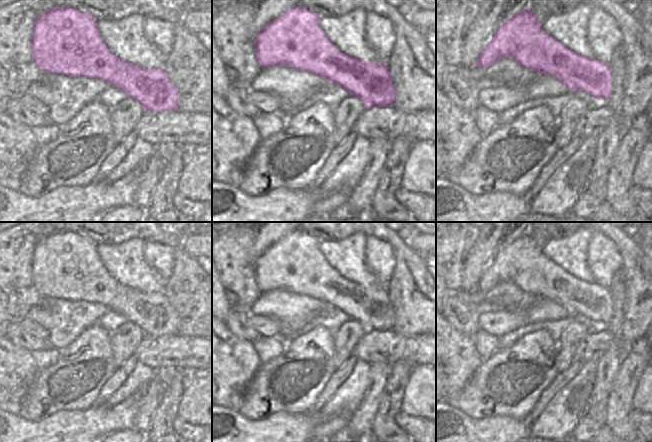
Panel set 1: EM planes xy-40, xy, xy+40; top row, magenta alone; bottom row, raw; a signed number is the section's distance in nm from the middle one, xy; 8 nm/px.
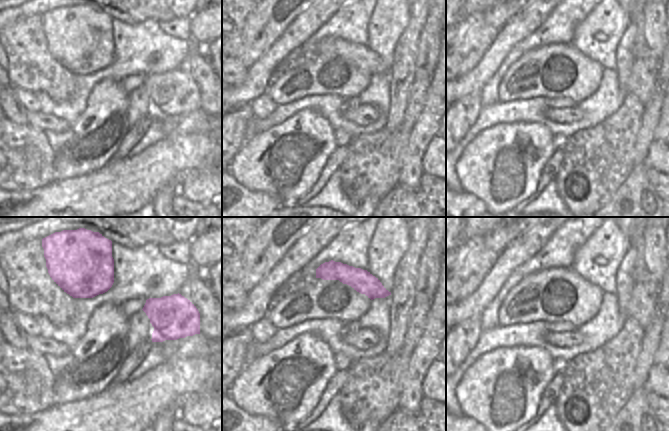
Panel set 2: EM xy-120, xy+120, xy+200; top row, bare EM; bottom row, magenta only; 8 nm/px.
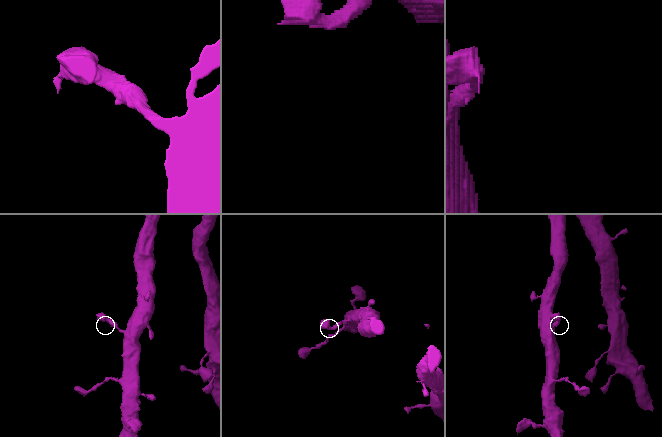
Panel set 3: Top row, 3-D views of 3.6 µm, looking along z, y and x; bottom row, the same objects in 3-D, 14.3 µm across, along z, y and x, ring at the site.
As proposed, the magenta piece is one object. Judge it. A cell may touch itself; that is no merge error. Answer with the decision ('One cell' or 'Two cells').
One cell

